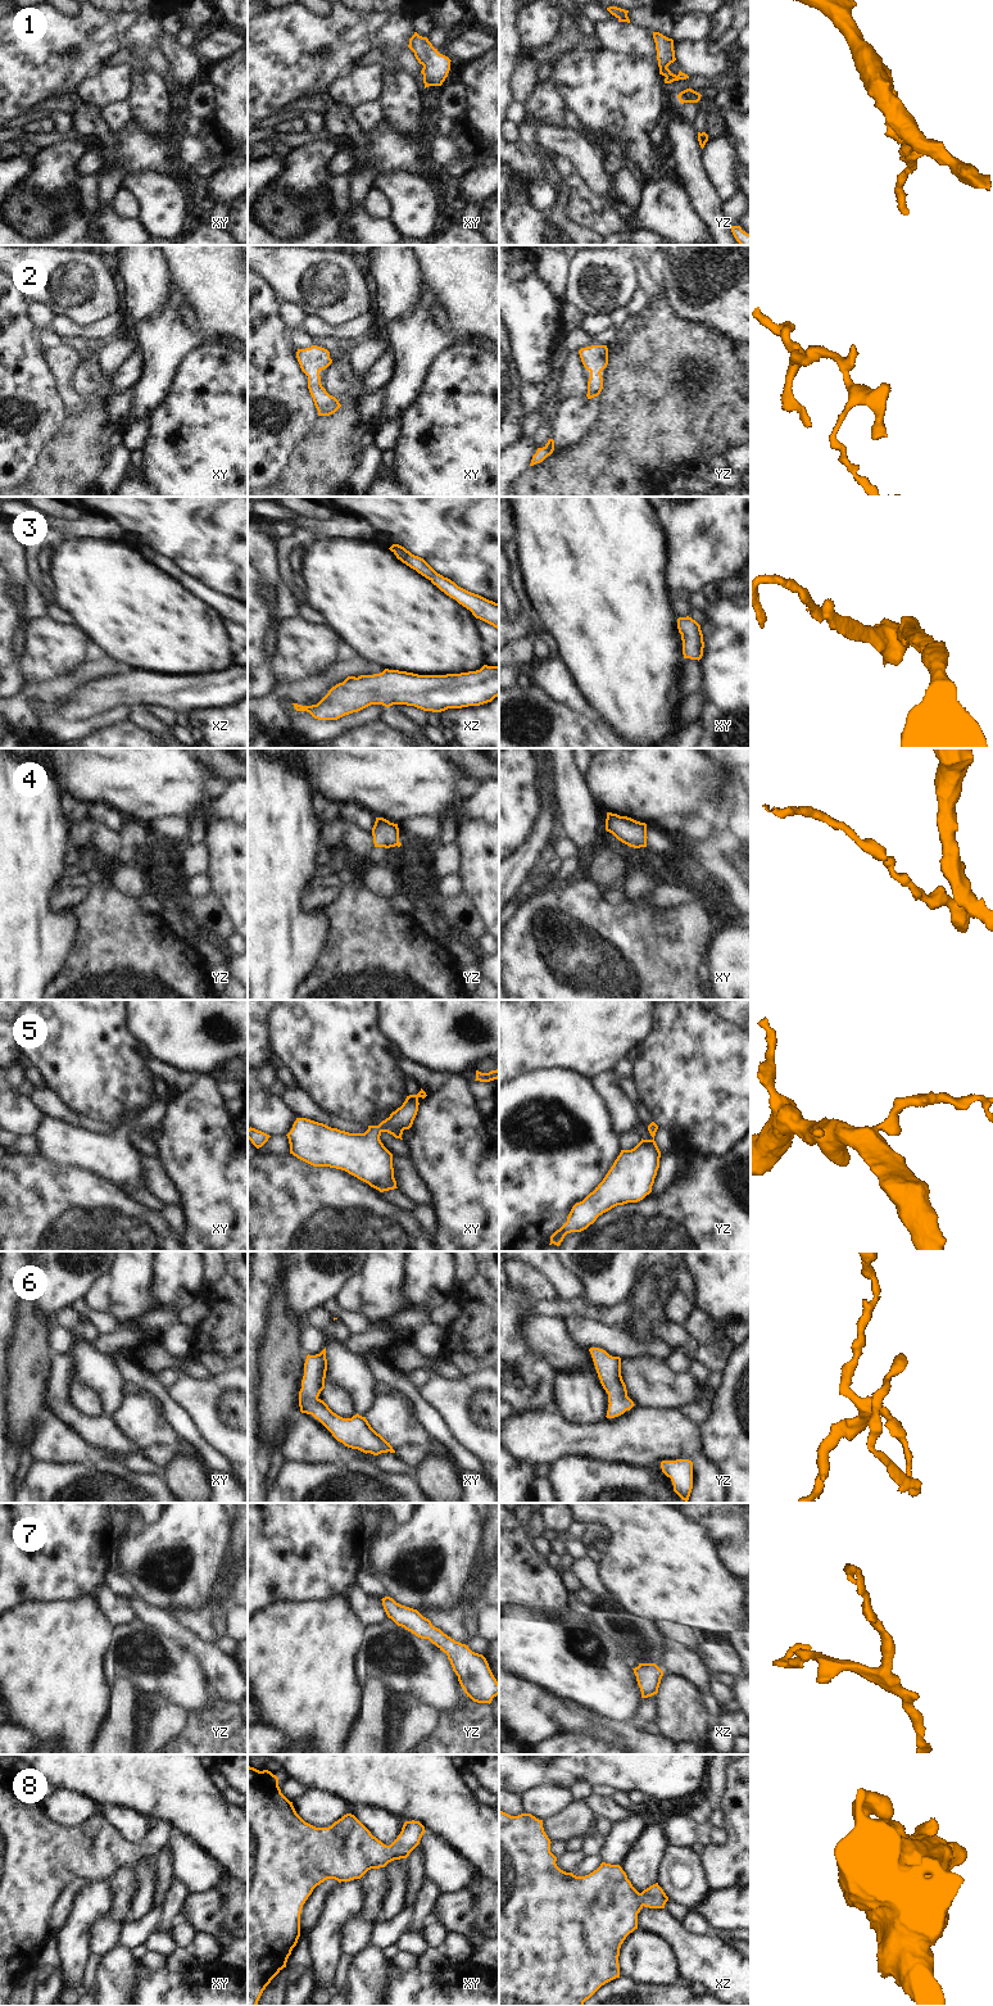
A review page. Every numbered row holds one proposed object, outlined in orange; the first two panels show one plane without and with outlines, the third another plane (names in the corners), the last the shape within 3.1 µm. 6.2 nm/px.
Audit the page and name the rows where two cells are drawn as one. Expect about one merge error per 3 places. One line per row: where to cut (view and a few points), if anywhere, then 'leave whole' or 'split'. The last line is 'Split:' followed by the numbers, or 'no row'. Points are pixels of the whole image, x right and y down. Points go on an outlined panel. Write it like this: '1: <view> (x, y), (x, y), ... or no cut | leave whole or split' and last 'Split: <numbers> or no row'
1: no cut | leave whole
2: no cut | leave whole
3: no cut | leave whole
4: no cut | leave whole
5: no cut | leave whole
6: no cut | leave whole
7: no cut | leave whole
8: no cut | leave whole
Split: no row

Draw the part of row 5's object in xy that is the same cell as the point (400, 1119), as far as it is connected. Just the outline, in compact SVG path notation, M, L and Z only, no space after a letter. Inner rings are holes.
M421 1088L417 1095L407 1096L400 1108L390 1114L378 1126L368 1126L364 1133L349 1133L337 1128L331 1128L307 1118L296 1118L291 1131L286 1135L290 1144L290 1154L313 1167L330 1167L348 1172L358 1179L368 1183L380 1192L398 1188L394 1178L393 1154L380 1140L382 1132L402 1138L403 1131L409 1129L418 1111L418 1099L427 1095Z

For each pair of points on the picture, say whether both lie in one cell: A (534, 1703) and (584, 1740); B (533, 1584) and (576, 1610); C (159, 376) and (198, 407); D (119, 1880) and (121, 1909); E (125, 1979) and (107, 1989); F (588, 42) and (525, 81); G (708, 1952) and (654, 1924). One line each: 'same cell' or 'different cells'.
A: different cells
B: different cells
C: different cells
D: same cell
E: same cell
F: same cell
G: same cell

